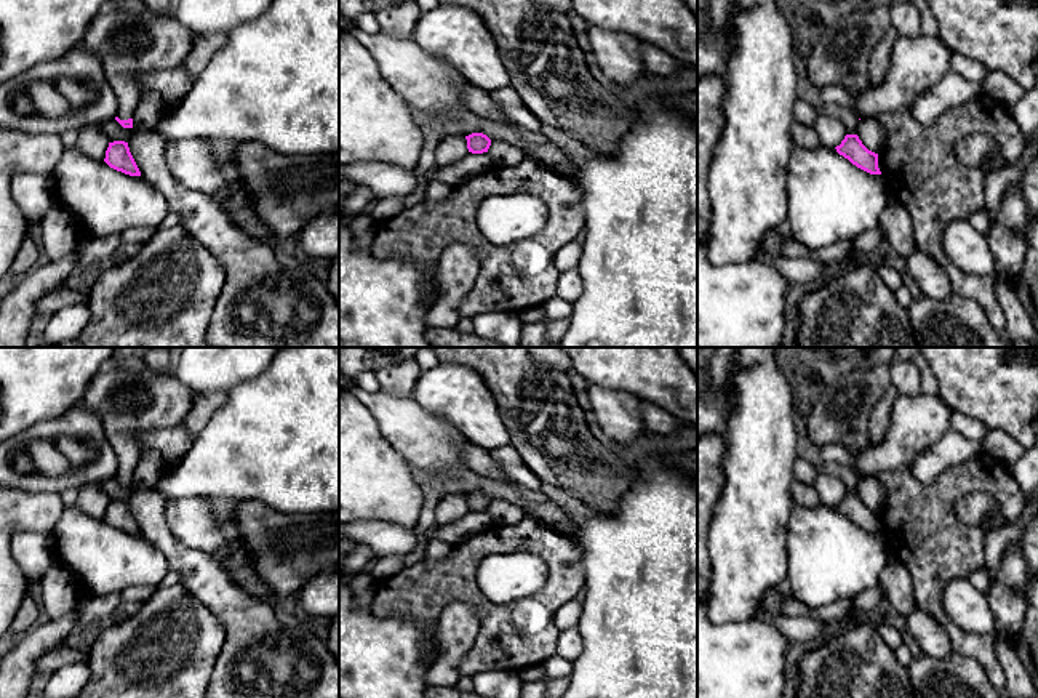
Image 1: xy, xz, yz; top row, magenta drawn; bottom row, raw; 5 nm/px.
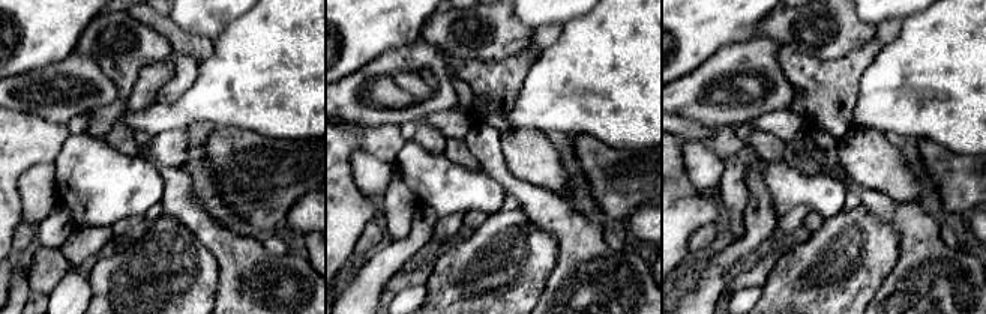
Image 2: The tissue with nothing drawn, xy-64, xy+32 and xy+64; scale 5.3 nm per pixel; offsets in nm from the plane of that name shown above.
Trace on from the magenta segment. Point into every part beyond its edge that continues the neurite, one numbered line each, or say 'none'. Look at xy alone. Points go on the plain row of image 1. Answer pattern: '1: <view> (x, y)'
1: xy (127, 402)

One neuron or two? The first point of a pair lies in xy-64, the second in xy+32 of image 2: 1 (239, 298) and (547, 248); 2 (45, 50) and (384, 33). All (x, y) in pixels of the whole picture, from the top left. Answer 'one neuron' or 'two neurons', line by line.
1: two neurons
2: one neuron

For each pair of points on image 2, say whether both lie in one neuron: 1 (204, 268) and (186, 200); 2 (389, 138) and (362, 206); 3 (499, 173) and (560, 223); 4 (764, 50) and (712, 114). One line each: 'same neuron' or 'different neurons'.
1: different neurons
2: same neuron
3: same neuron
4: same neuron

